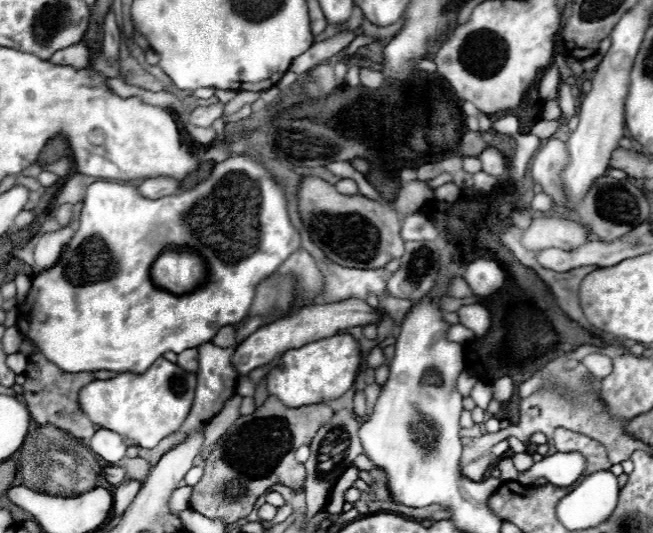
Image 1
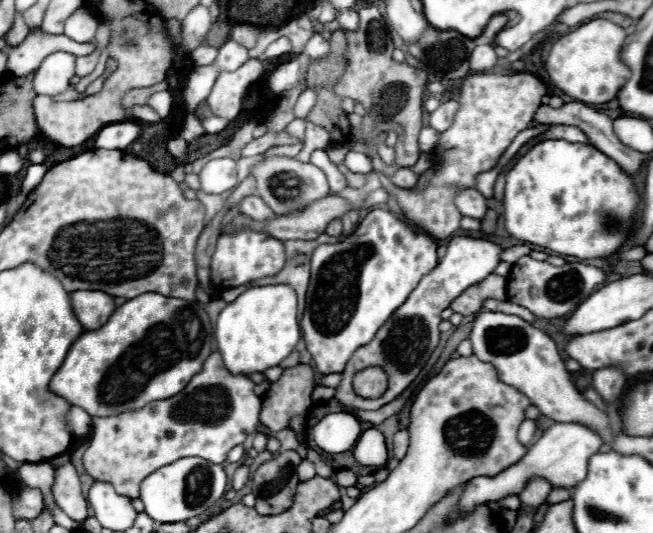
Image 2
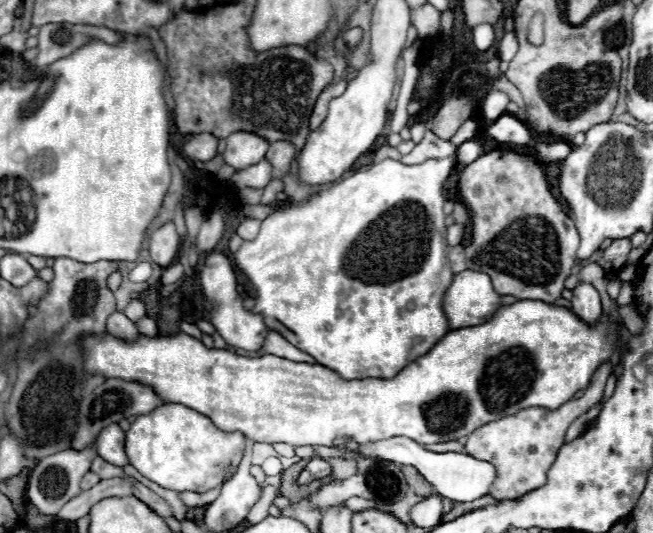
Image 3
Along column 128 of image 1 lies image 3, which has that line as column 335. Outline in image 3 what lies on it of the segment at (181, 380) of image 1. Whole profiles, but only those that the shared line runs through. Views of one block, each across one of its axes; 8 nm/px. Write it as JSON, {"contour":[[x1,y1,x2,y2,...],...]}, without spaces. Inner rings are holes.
{"contour":[[518,300,514,304,508,306,500,306,492,318,488,318,484,324,478,326,468,326,468,328,460,328,460,330,450,330,446,336,442,336,432,348,430,352,426,352,424,356,416,358,414,362,410,362,404,370,400,370,394,378,364,378,364,380,344,380,340,378,336,372,332,372,330,368,322,366,322,364,308,364,308,362,292,362,286,358,278,358,272,354,260,356,260,358,244,358,244,356,236,356,228,350,210,350,206,348,200,340,184,334,184,332,176,332,176,334,166,334,166,336,144,336,140,334,136,340,120,340,112,334,88,334,80,340,82,346,82,354,84,354,84,372,86,374,100,374,104,378,118,378,118,380,126,380,126,382,138,382,144,386,150,386,164,402,176,402,176,404,184,404,192,410,198,410,200,414,208,416,220,430,224,432,242,432,244,436,248,436,254,442,264,442,264,444,276,444,276,442,284,442,284,444,292,444,292,446,340,446,346,442,356,442,356,444,368,444,368,442,378,442,378,440,386,440,392,436,406,436,412,438,420,444,438,444,438,442,450,442,450,440,458,440,468,436,472,430,476,430,478,426,516,414,524,408,530,406,542,406,542,408,558,408,564,402,572,400,574,394,578,390,586,390,592,384,592,376,594,372,610,360,612,352,614,352,614,344,618,340,622,332,622,324,614,326,610,330,610,320,606,316,598,318,598,322,594,324,586,324,584,320,580,320,572,310,564,308,564,306,554,306,554,304,546,304,542,300]]}

